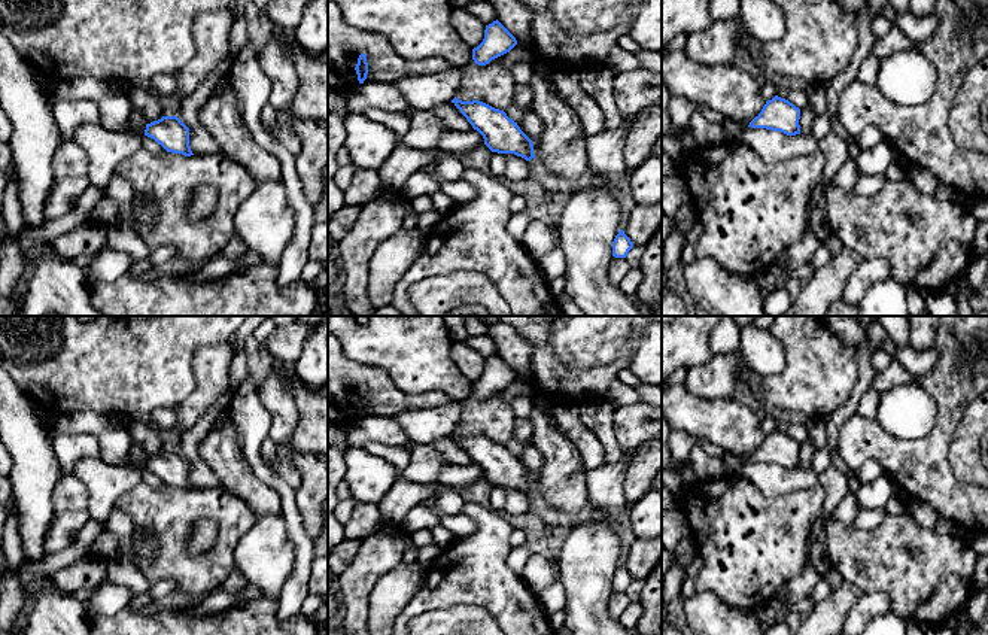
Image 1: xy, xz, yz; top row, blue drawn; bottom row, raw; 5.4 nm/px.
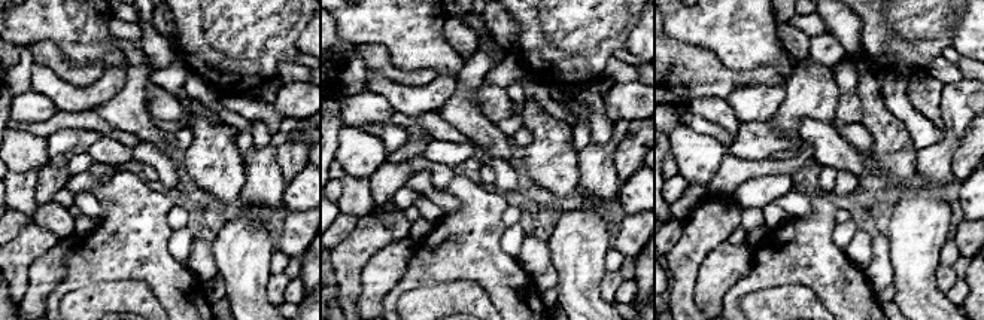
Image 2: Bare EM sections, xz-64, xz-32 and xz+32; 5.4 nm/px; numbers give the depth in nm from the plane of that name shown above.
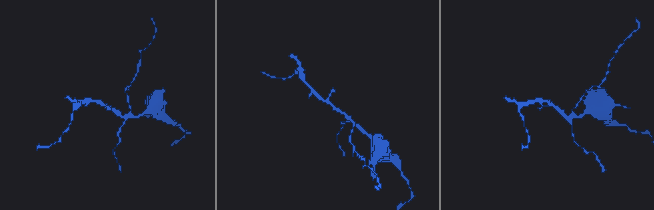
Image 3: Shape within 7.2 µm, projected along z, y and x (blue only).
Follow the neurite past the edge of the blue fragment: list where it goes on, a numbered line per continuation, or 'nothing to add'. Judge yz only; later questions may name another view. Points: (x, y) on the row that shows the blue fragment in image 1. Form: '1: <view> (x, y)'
nothing to add

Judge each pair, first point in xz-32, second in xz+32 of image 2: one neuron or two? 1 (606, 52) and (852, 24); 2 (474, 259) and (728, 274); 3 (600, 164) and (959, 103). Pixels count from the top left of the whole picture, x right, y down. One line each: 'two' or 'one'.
1: two
2: two
3: one

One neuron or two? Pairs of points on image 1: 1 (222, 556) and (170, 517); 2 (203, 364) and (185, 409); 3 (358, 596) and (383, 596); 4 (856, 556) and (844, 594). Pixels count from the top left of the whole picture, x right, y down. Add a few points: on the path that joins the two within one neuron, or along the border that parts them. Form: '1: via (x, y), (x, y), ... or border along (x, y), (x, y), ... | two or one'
1: via (203, 561), (190, 561), (173, 544), (173, 537) | one
2: via (203, 376), (203, 392), (197, 398) | one
3: border along (374, 588), (368, 599), (367, 619) | two
4: border along (845, 580), (863, 592) | two

